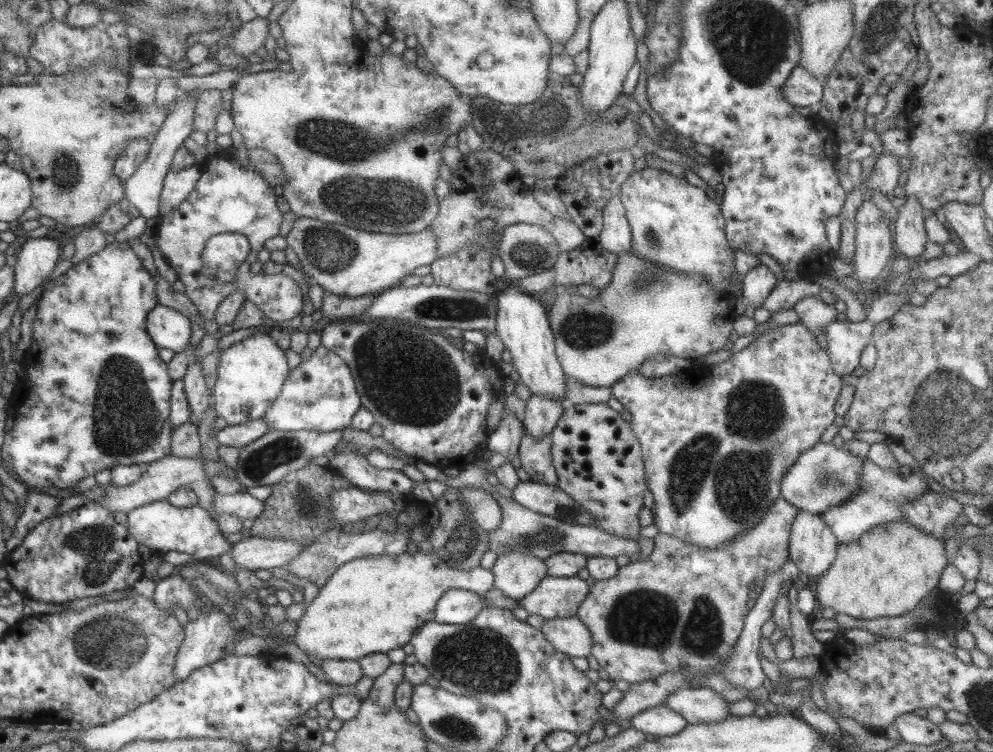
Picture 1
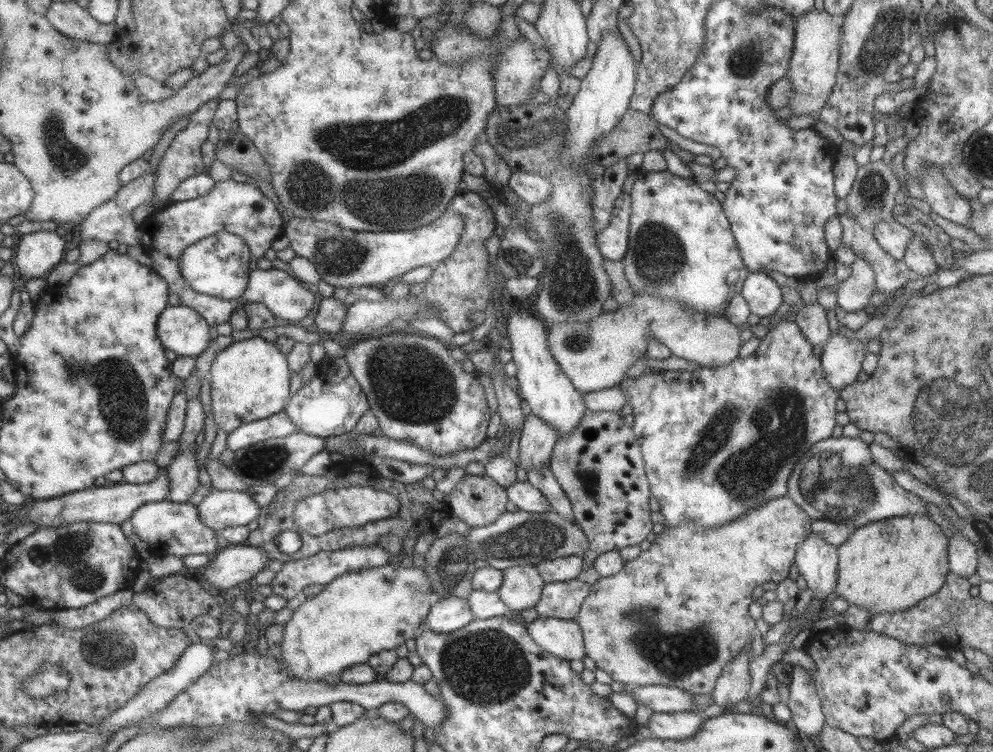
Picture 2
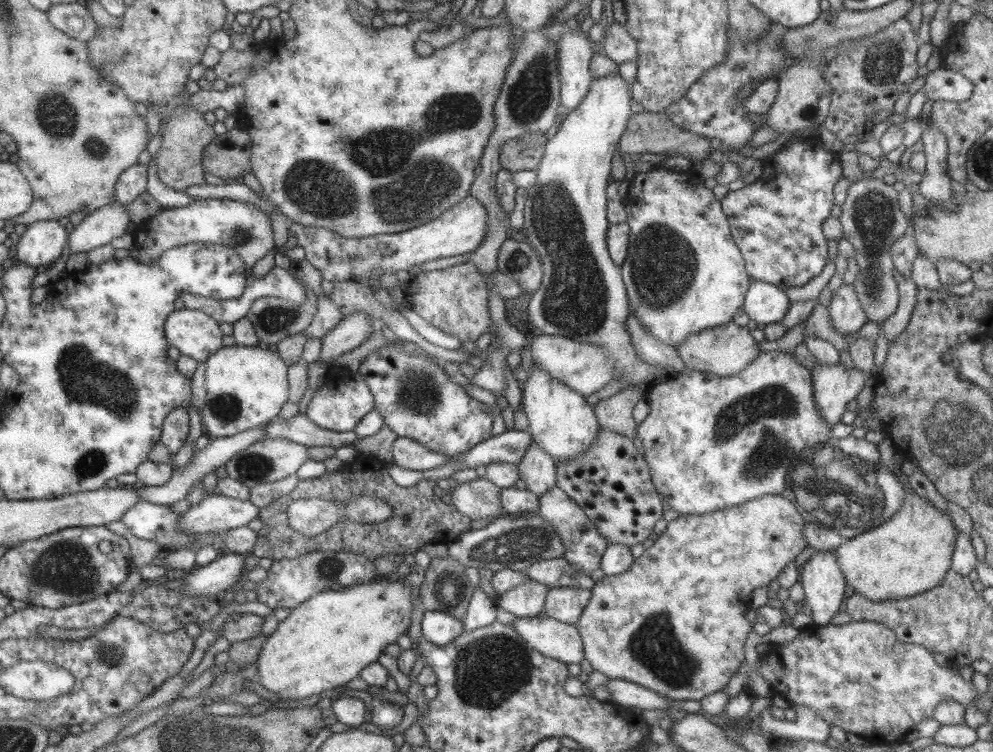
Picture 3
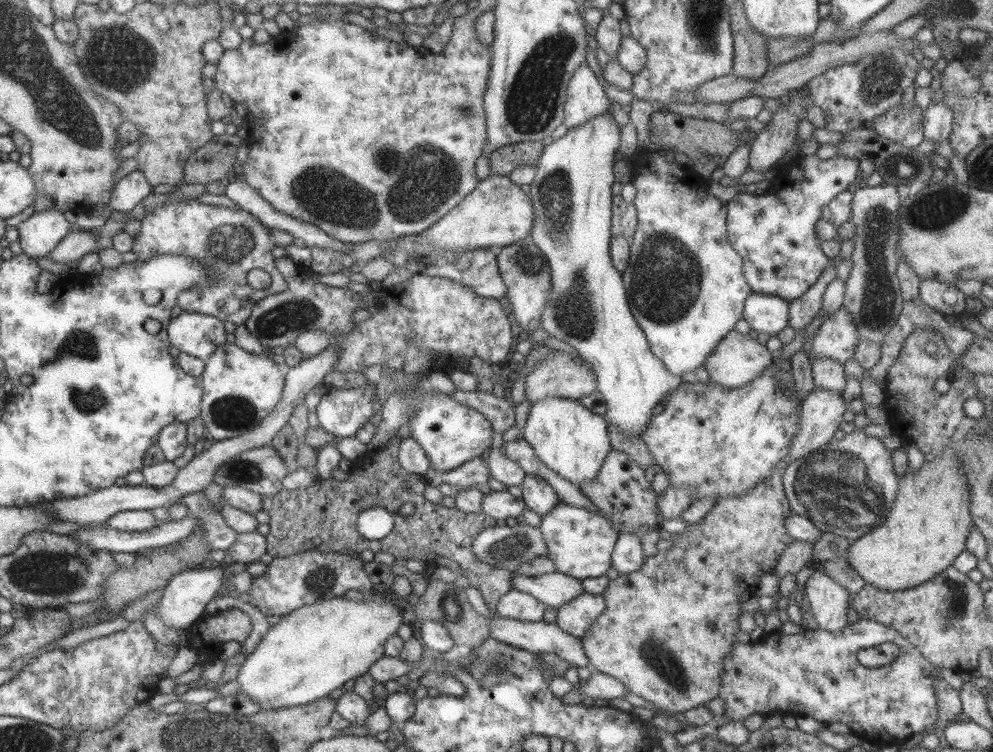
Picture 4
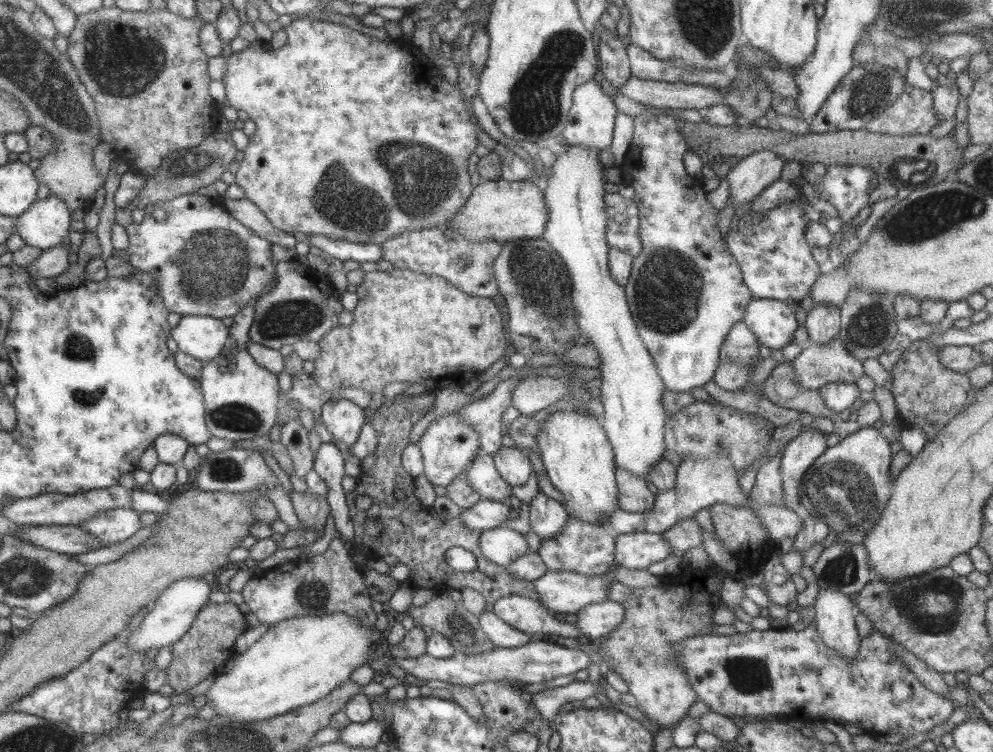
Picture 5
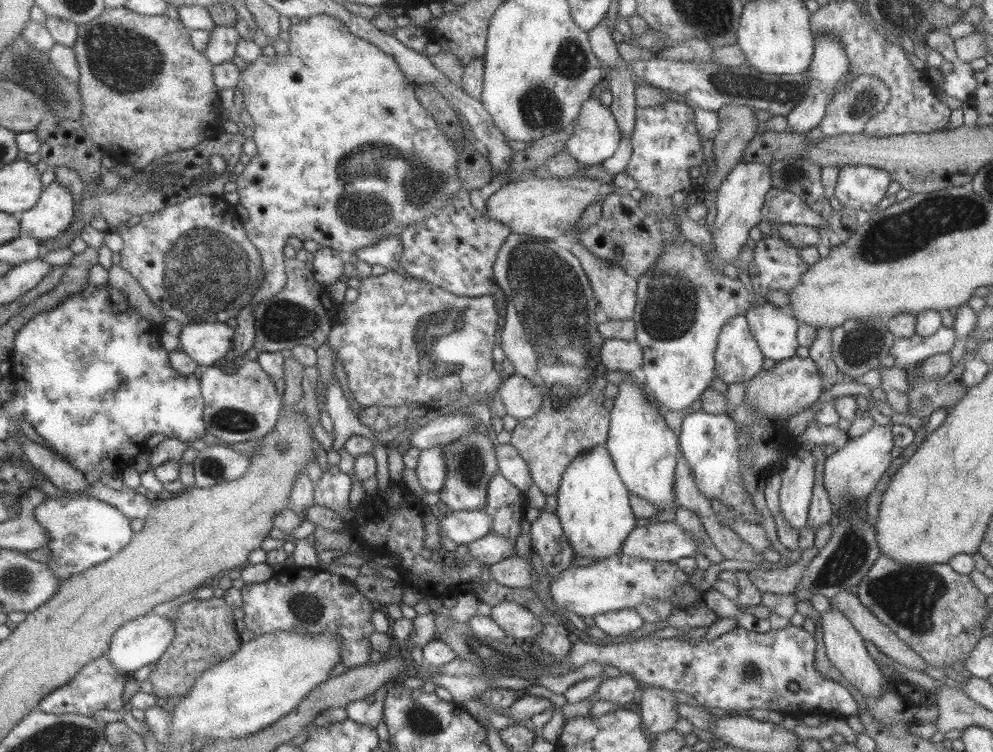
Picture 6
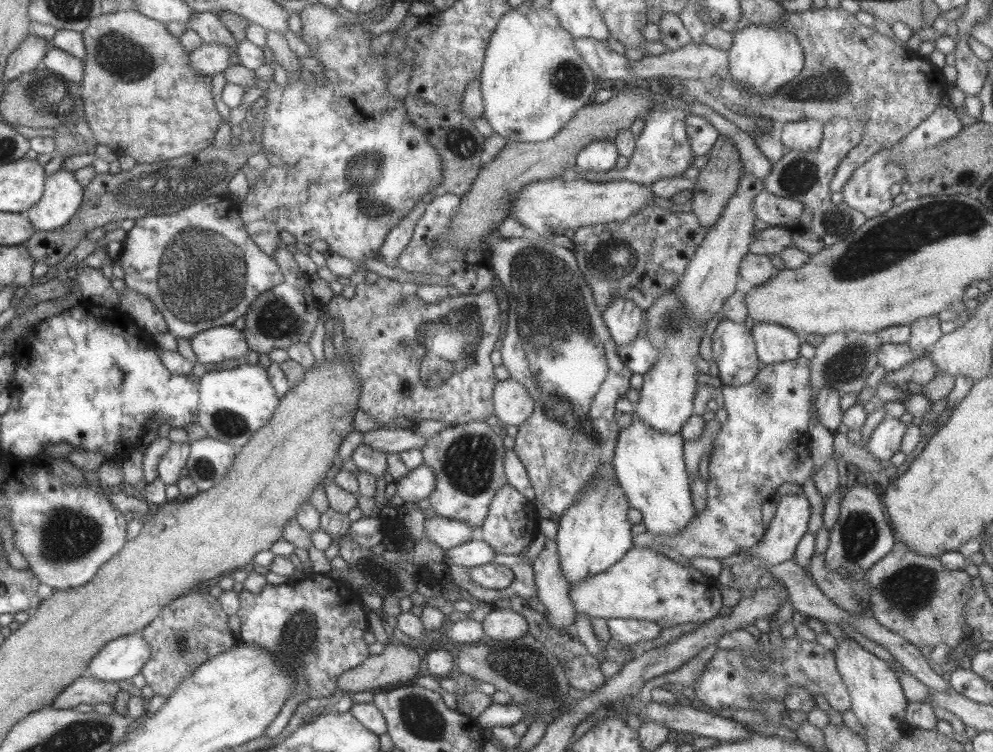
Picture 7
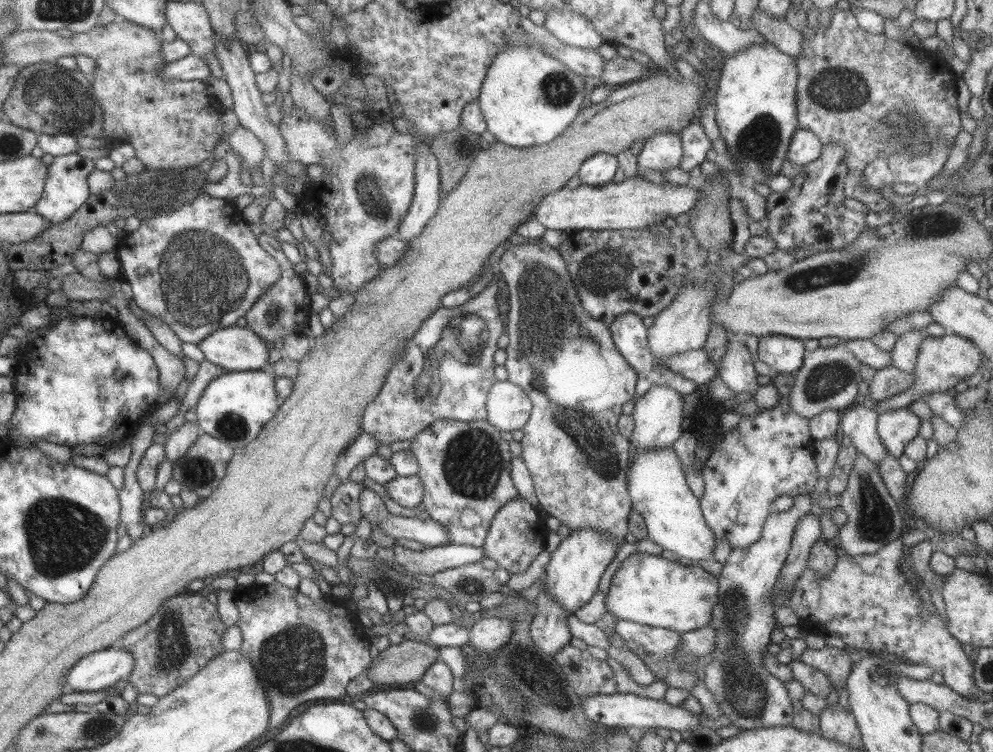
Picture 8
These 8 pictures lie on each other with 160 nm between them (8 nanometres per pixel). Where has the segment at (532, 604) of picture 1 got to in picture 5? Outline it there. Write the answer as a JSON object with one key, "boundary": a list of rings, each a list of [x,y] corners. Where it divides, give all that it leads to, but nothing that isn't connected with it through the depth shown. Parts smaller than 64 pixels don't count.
{"boundary":[[[609,600],[593,602],[575,613],[576,628],[581,634],[581,639],[605,637],[606,634],[623,620],[621,604]]]}

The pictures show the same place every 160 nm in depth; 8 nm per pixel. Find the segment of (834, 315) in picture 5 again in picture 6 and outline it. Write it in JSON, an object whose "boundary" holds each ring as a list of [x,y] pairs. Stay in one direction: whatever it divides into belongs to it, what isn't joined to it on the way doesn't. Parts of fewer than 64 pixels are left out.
{"boundary":[[[831,327],[816,328],[817,336],[808,348],[808,356],[817,365],[824,384],[824,390],[829,389],[835,382],[839,381],[838,368],[832,357],[831,331]]]}

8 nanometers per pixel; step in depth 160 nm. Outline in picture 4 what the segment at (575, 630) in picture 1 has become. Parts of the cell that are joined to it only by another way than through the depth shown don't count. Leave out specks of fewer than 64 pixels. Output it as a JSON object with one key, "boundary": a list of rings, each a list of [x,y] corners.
{"boundary":[[[493,617],[488,618],[487,625],[490,635],[493,638],[496,638],[499,642],[504,642],[505,644],[509,644],[509,646],[514,646],[515,648],[528,650],[534,655],[554,654],[561,660],[567,662],[567,664],[570,664],[571,667],[591,667],[588,664],[580,638],[565,632],[554,623],[549,622],[549,624],[547,624],[547,622],[544,622],[543,620],[539,620],[539,622],[521,622],[511,618]]]}

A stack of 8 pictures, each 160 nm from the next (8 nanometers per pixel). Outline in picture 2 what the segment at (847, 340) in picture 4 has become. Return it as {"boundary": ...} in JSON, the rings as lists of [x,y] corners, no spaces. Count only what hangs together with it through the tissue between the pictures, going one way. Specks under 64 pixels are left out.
{"boundary":[[[860,256],[850,264],[849,276],[836,285],[838,309],[853,312],[869,310],[871,293],[874,291],[874,272],[871,265]]]}

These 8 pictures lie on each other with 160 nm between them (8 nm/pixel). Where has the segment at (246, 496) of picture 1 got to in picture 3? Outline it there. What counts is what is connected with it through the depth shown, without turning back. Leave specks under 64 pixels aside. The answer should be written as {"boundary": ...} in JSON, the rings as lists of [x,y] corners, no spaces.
{"boundary":[[[211,493],[191,505],[181,514],[178,529],[183,534],[223,533],[230,528],[245,526],[253,518],[258,518],[260,508],[248,499],[228,497]]]}

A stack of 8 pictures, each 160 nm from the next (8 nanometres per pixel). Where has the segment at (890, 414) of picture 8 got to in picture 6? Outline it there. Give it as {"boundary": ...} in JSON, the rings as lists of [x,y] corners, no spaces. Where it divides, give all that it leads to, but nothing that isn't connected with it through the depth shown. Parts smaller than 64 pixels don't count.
{"boundary":[[[874,425],[858,437],[848,437],[845,444],[824,459],[821,471],[822,487],[828,494],[832,506],[833,519],[850,514],[863,515],[865,498],[871,494],[875,484],[892,461],[889,453],[893,448],[892,436],[888,425]]]}

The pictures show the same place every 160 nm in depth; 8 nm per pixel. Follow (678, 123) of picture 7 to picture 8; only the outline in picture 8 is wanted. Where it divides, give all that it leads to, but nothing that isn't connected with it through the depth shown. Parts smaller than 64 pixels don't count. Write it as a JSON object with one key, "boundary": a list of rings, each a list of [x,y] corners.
{"boundary":[[[661,132],[644,140],[642,149],[636,154],[636,174],[643,170],[658,170],[661,173],[679,166],[682,157],[681,140],[673,132]]]}

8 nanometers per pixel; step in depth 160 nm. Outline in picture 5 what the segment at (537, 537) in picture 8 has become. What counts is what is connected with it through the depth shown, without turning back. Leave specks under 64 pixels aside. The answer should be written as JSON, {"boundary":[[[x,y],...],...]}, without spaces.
{"boundary":[[[477,453],[466,467],[464,477],[480,497],[503,501],[509,505],[507,496],[512,495],[511,486],[500,477],[492,461],[492,455]]]}

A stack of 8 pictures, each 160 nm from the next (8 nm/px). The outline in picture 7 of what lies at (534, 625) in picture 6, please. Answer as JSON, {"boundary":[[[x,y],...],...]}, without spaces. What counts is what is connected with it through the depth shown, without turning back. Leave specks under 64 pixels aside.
{"boundary":[[[505,608],[490,610],[480,624],[486,634],[485,640],[490,642],[515,640],[528,632],[525,618]]]}

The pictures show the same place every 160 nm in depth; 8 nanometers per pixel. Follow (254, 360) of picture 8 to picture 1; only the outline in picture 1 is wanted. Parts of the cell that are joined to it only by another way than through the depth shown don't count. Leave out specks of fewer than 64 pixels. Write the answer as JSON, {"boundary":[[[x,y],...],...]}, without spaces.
{"boundary":[[[153,305],[146,314],[144,325],[157,349],[169,349],[176,353],[189,345],[189,318],[168,306]]]}

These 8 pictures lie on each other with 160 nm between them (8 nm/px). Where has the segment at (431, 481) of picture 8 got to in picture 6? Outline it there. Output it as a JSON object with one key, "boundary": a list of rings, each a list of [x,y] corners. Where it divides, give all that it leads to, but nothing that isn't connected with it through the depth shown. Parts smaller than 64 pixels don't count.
{"boundary":[[[472,430],[467,436],[442,445],[446,464],[446,477],[439,493],[439,501],[452,511],[479,510],[486,505],[488,480],[498,470],[496,452],[485,433]]]}

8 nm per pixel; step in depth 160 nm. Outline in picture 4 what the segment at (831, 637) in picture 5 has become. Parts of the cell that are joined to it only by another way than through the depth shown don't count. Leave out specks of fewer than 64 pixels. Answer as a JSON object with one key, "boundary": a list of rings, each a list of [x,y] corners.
{"boundary":[[[812,564],[813,572],[804,584],[804,595],[811,615],[819,629],[835,632],[847,625],[847,590],[821,572],[819,565]]]}

